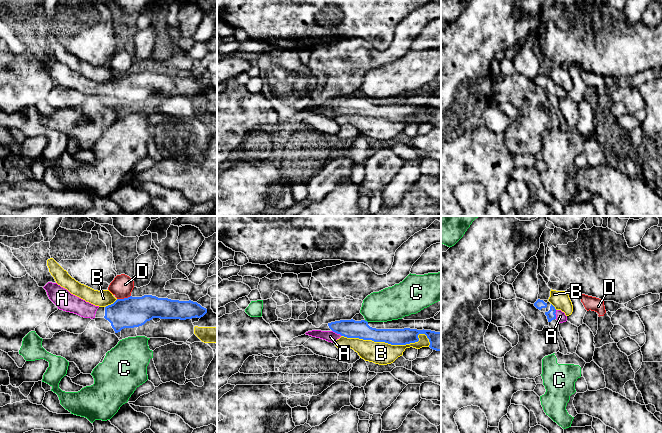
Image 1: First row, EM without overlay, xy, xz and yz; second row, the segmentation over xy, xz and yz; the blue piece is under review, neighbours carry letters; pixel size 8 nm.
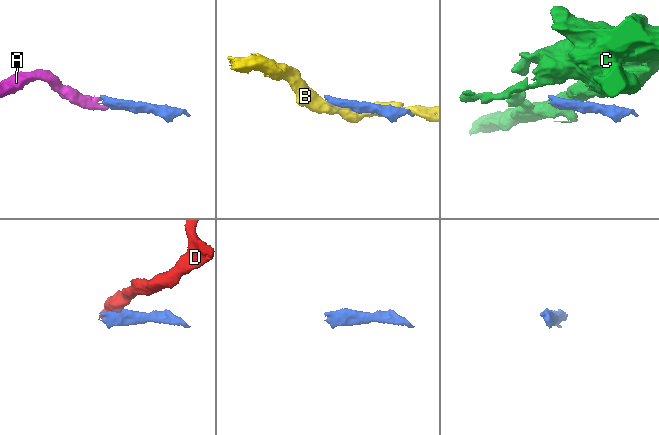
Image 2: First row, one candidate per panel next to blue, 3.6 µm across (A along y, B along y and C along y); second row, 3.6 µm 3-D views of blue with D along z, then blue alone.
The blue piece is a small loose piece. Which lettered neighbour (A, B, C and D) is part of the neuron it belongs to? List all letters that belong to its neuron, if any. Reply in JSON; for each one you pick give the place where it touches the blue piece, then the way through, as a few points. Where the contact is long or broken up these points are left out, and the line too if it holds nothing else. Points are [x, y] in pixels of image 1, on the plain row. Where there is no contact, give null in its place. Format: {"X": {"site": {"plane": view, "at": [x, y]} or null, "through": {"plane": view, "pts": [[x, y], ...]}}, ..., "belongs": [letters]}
{"A": {"site": {"plane": "xz", "at": [337, 109]}, "through": {"plane": "xz", "pts": [[348, 104], [342, 104], [337, 109], [330, 112]]}}, "belongs": ["A"]}

